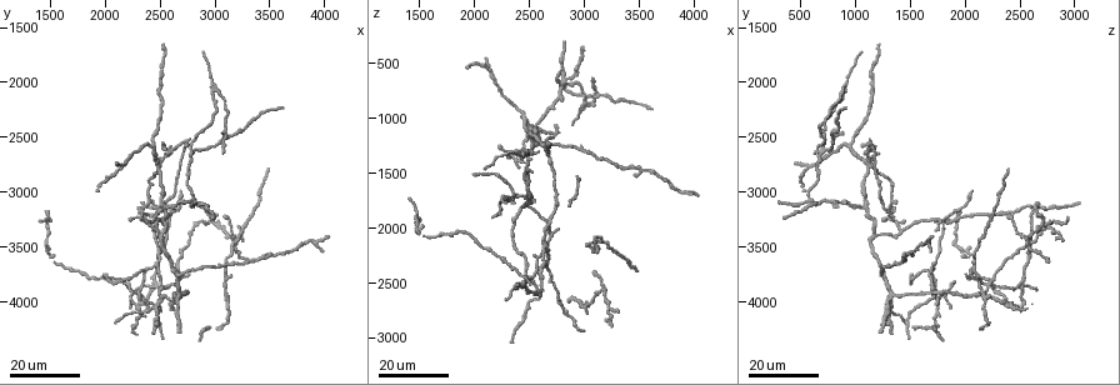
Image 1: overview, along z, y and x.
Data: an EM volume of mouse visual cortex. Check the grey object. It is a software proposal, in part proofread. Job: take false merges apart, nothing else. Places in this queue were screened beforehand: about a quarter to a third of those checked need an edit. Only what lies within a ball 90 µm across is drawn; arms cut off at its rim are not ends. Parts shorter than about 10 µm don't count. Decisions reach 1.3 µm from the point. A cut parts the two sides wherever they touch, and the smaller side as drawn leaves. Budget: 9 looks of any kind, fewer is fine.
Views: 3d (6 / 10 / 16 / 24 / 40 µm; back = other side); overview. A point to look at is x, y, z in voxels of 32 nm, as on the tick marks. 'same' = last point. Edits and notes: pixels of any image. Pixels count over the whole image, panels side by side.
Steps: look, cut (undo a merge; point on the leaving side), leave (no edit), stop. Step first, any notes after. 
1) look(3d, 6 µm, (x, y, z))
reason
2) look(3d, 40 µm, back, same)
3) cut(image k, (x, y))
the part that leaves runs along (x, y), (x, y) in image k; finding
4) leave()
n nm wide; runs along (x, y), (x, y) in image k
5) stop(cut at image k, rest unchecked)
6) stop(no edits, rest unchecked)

look(3d, 24 µm, (2960, 3260, 2700))
four arms meet

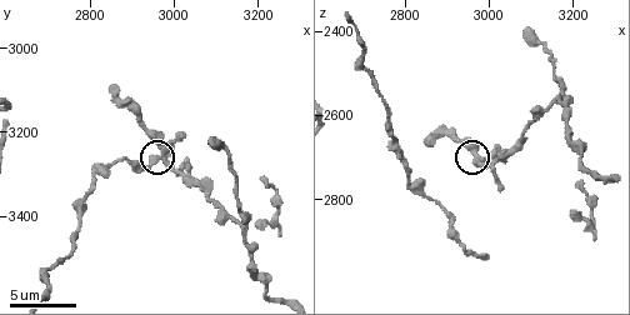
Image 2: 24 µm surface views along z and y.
look(3d, 6 µm, (2980, 3265, 2710))

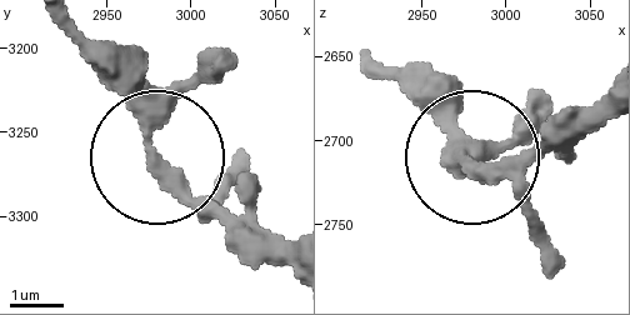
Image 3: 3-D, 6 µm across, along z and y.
leave()
all the same cell

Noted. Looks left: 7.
look(3d, 16 µm, (3260, 3320, 2200))

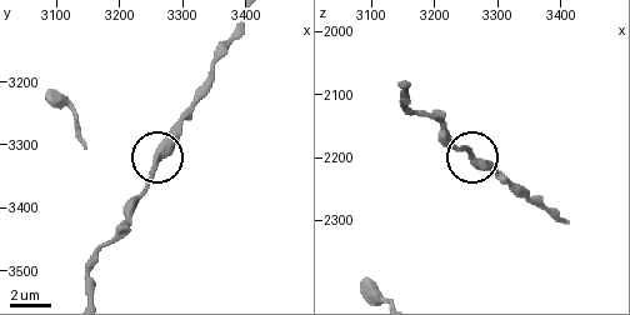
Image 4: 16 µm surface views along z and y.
look(3d, 6 µm, (3275, 3305, 2210))

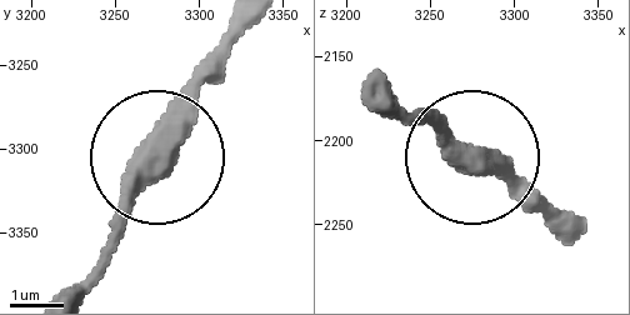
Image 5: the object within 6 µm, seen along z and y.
look(3d, 6 µm, back, (3276, 3310, 2208))

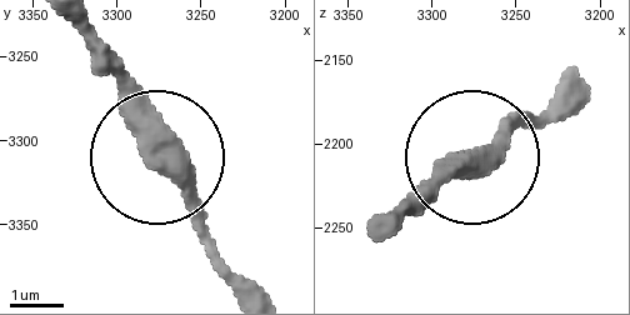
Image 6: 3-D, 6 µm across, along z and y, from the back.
leave()
one cell here

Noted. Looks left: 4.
look(3d, 16 µm, (2280, 4060, 1740))
four-way junction

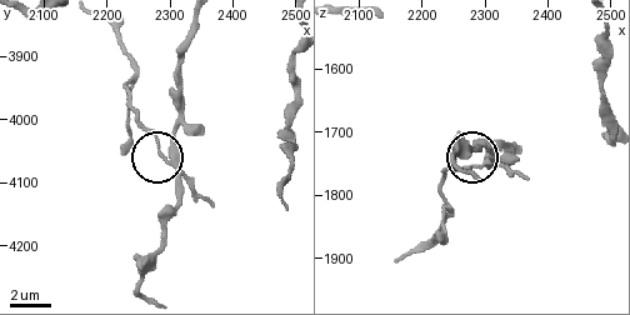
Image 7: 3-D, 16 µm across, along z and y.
look(3d, 6 µm, (2285, 4055, 1760))

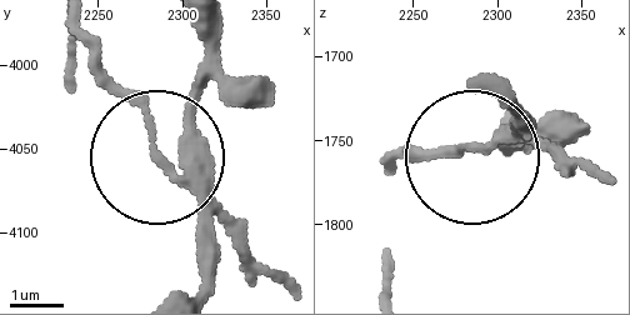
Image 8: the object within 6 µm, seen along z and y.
look(3d, 6 µm, back, (2286, 4052, 1756))

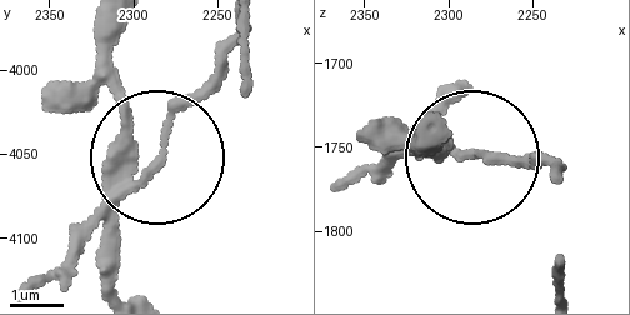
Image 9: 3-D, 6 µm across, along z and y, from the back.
cut(image 9, (164, 130))
the part that leaves runs along (118, 189), (230, 33) in image 9; two cells meet here

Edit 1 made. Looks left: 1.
stop(cut at image 9, rest unchecked)

